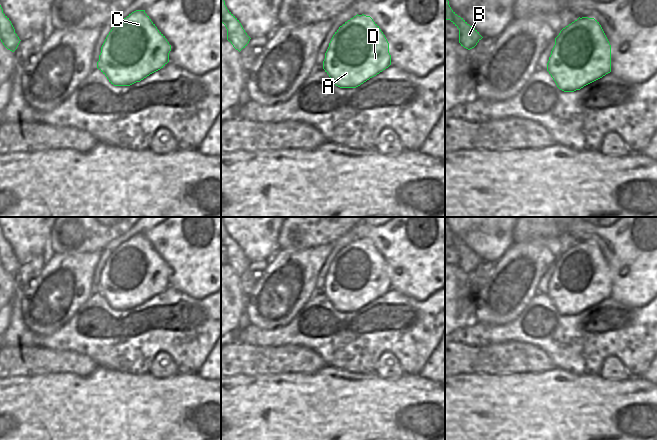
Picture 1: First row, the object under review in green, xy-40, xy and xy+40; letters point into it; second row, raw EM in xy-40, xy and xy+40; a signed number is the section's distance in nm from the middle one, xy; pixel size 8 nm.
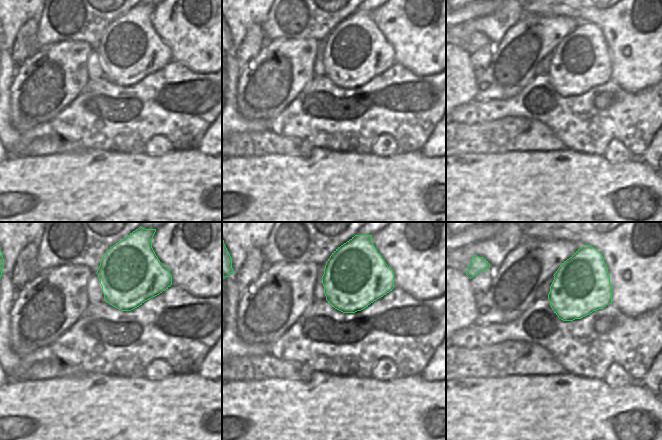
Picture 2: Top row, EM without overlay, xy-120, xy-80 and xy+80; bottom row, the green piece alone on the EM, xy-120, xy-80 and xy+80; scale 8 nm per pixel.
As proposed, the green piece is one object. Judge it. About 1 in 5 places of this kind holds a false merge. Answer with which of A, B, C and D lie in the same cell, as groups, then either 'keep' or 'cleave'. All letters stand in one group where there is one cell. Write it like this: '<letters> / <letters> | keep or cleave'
A B C D | keep

